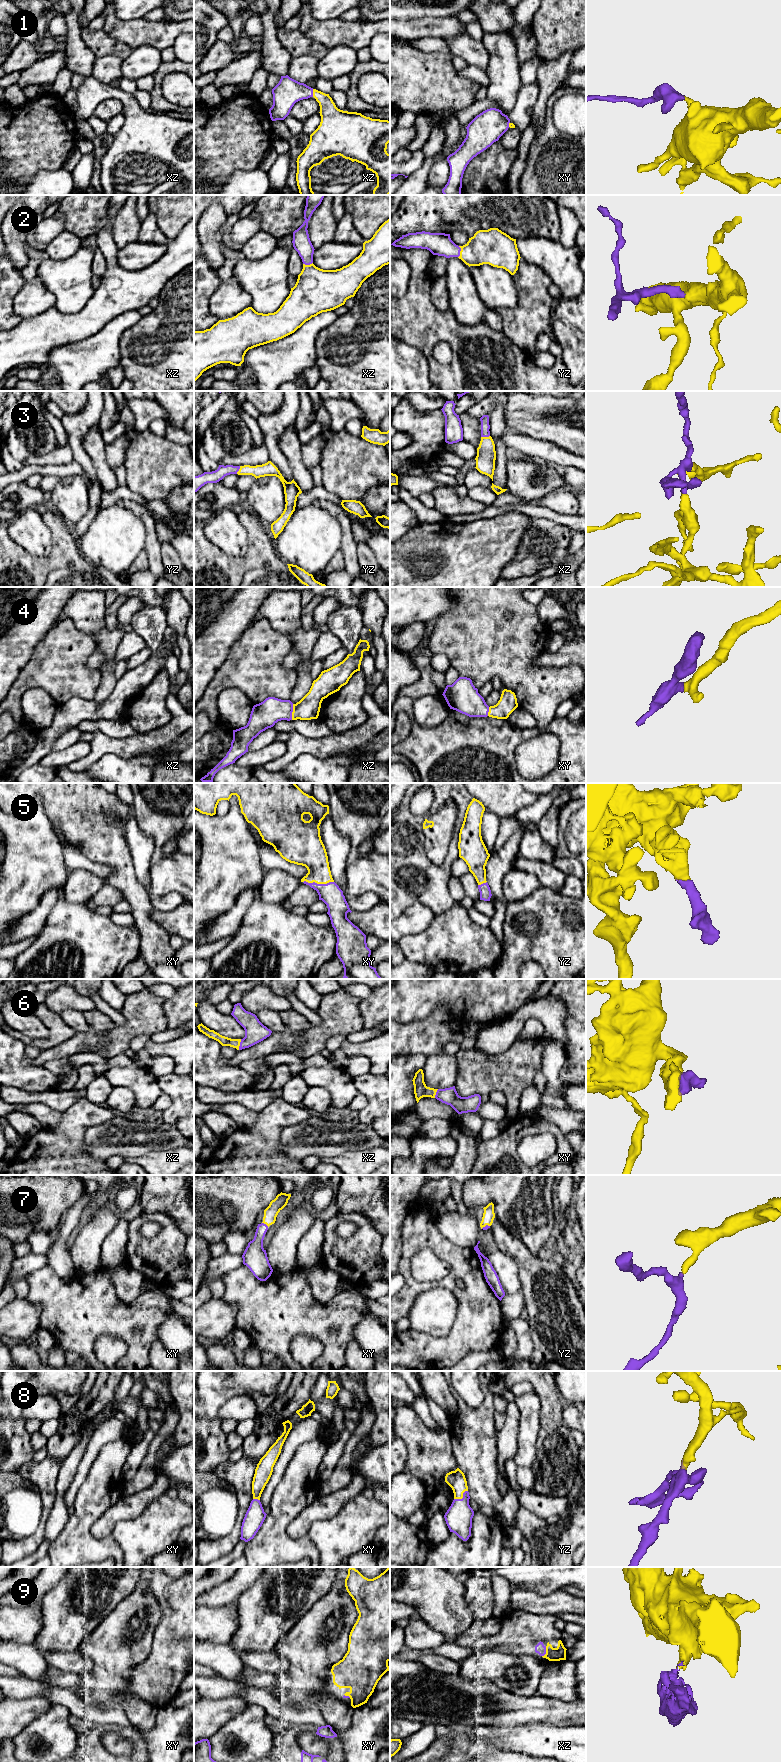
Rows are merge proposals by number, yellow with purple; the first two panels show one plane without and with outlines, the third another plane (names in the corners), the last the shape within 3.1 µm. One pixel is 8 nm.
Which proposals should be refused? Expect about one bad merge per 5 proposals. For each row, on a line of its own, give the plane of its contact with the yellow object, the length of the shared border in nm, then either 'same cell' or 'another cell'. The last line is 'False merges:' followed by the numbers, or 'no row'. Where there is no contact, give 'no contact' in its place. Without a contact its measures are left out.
1: meets yellow in xz; contact 60 nm long; same cell
2: meets yellow in yz; contact 100 nm long; same cell
3: meets yellow in xz; contact 70 nm long; same cell
4: meets yellow in xz; contact 130 nm long; same cell
5: meets yellow in xy; contact 240 nm long; same cell
6: meets yellow in xz; contact 90 nm long; same cell
7: meets yellow in xy; contact 70 nm long; same cell
8: meets yellow in yz; contact 130 nm long; same cell
9: meets yellow in xz; contact 90 nm long; same cell
False merges: no row

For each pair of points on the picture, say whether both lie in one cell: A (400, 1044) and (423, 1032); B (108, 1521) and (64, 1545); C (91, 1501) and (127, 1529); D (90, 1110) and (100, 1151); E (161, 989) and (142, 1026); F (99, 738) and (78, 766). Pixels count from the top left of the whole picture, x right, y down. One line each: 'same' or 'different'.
A: same
B: different
C: different
D: different
E: different
F: same

